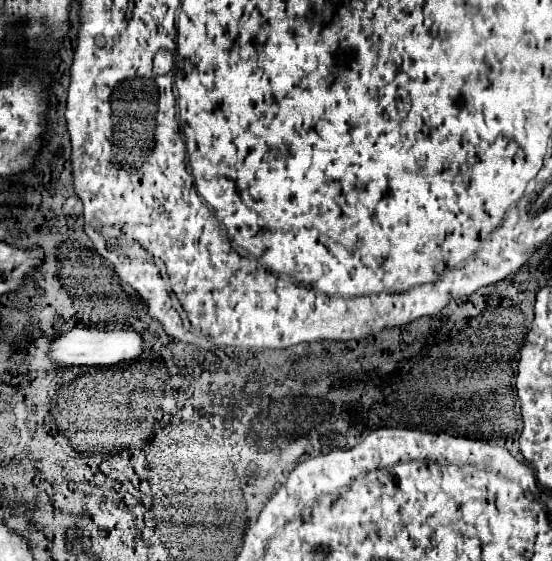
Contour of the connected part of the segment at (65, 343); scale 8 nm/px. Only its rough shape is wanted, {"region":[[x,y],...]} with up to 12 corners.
{"region":[[71,329],[53,341],[57,369],[137,359],[137,331]]}

